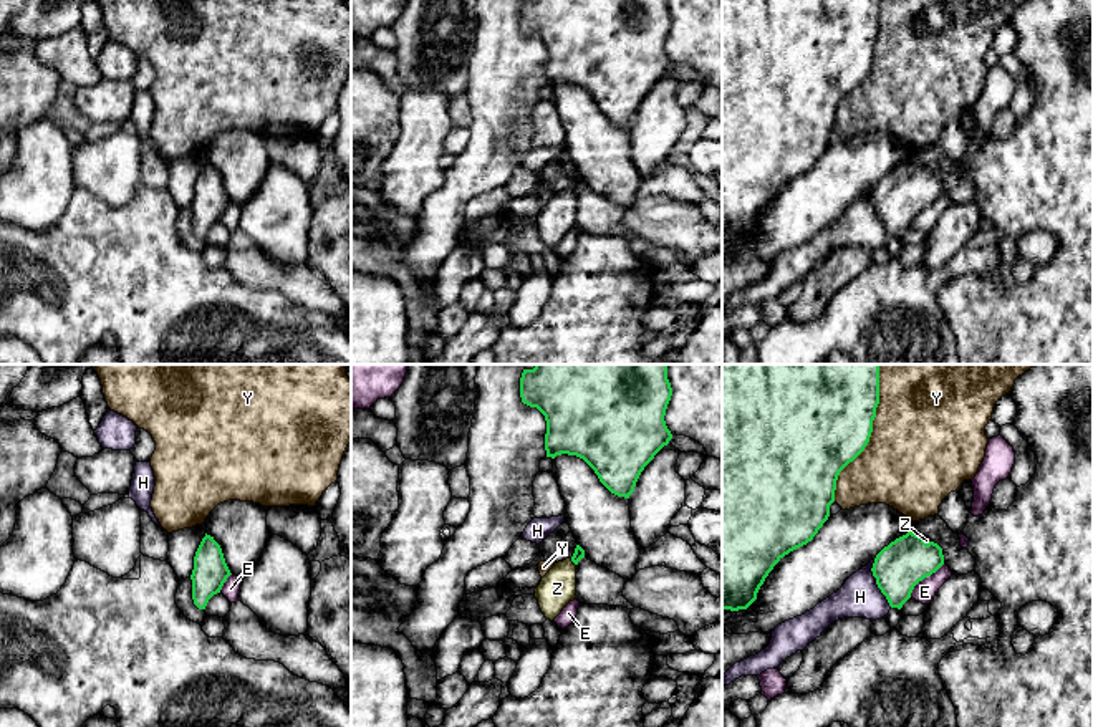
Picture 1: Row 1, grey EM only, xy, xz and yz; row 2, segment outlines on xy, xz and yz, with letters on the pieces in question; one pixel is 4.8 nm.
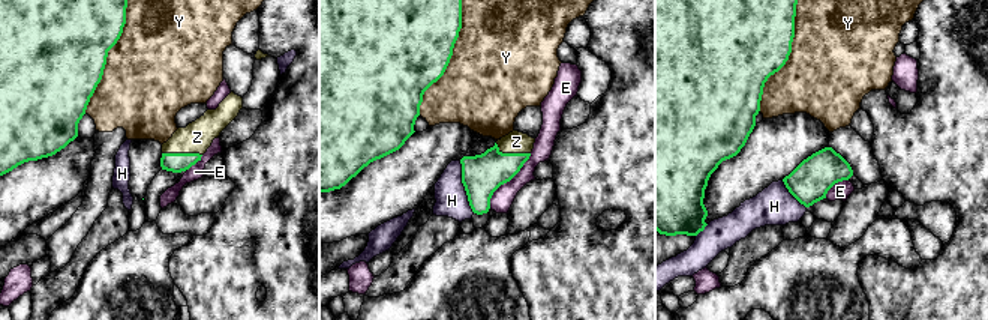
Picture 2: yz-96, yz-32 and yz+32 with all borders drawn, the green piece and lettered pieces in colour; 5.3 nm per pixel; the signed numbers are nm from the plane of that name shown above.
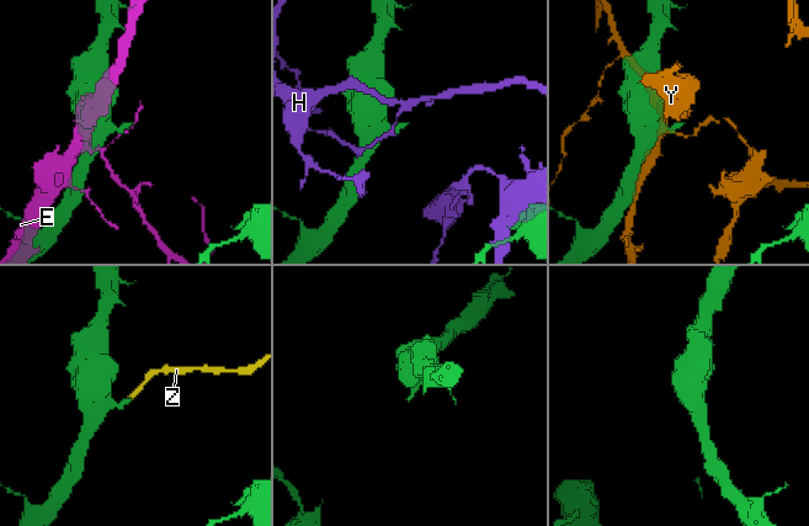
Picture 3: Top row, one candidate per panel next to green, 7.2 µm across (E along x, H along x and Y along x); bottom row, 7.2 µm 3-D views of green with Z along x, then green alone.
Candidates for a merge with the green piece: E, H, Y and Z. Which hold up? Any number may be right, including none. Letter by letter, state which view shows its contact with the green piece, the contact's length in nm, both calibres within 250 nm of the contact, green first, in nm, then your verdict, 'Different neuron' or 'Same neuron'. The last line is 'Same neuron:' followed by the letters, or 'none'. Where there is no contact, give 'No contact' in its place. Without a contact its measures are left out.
E: Touches green in yz. Shared border 240 nm. Thickness 240 nm (green) against 110 nm. Different neuron
H: Touches green in yz. Shared border 240 nm. Thickness 240 nm (green) against 200 nm. Different neuron
Y: Touches green in yz. Shared border 700 nm. Thickness 500 nm (green) against 500 nm. Different neuron
Z: Touches green in xz. Shared border 50 nm. Thickness 50 nm (green) against 180 nm. Same neuron
Same neuron: Z

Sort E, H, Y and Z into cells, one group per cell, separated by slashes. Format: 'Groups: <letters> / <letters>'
Groups: E / H / Y / Z

